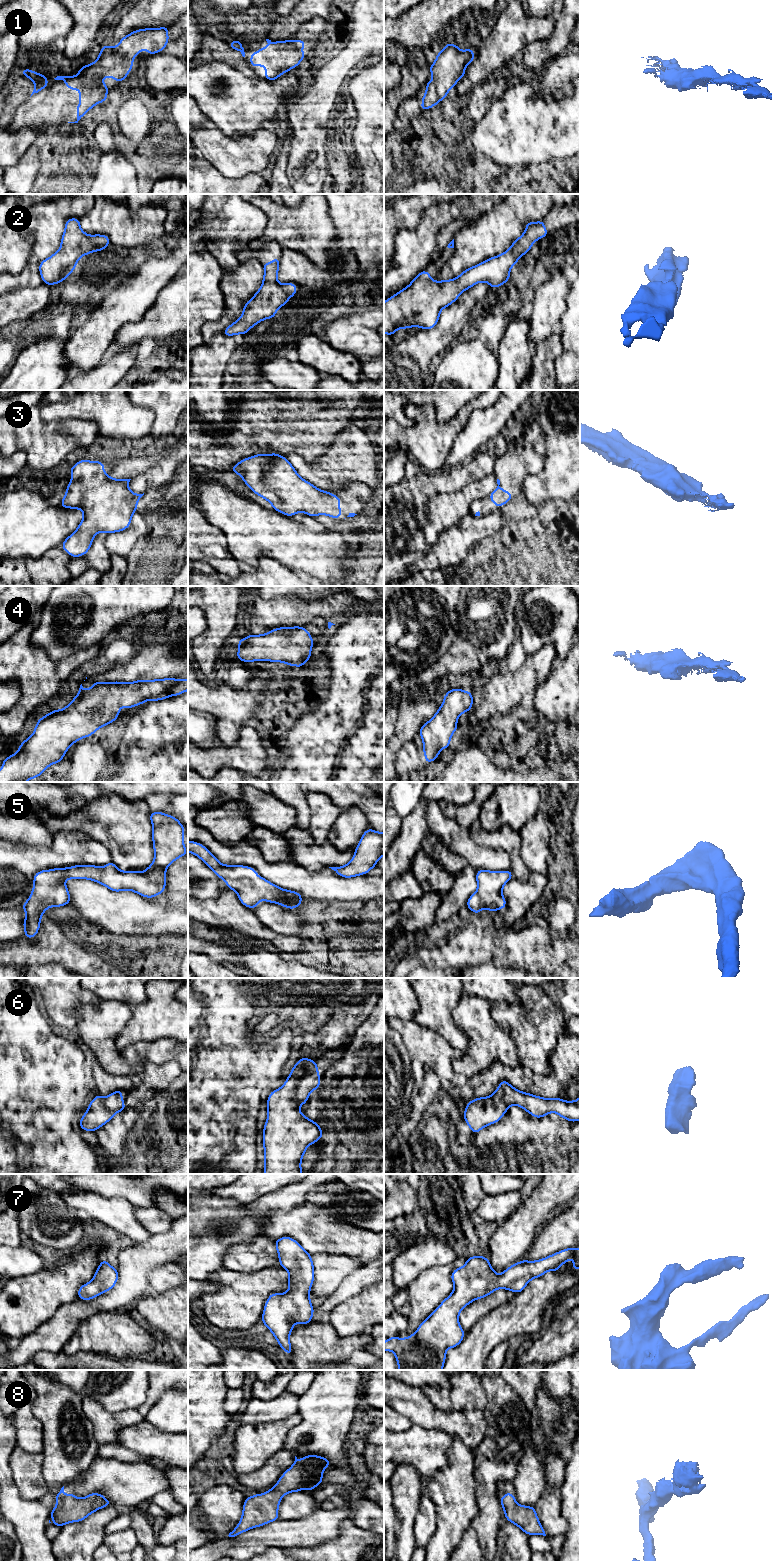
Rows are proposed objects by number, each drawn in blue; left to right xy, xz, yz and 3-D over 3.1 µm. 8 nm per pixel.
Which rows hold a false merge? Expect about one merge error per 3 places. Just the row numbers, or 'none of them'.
none of them

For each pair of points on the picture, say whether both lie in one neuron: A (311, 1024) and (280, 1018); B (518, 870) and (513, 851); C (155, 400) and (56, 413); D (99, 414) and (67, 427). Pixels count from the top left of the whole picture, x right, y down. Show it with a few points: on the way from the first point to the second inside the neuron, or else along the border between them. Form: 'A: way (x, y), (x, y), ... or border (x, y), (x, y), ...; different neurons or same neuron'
A: way (303, 1016), (288, 1016); same neuron
B: way (518, 865), (516, 856); same neuron
C: border (129, 400), (135, 405), (149, 408), (154, 414); different neurons
D: border (61, 420), (92, 420), (98, 427), (99, 435); different neurons

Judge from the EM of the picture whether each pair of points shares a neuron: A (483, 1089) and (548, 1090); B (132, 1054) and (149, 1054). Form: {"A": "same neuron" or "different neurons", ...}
{"A": "same neuron", "B": "same neuron"}

